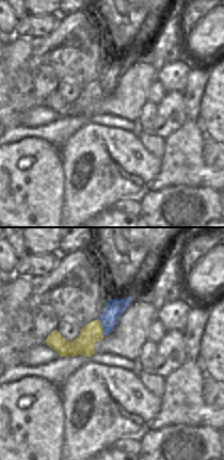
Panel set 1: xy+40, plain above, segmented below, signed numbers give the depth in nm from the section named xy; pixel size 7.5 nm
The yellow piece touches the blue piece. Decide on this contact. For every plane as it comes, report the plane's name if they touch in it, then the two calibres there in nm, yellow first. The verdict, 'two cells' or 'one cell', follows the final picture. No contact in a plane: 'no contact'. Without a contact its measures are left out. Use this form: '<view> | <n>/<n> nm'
xy+40 | 160/140 nm

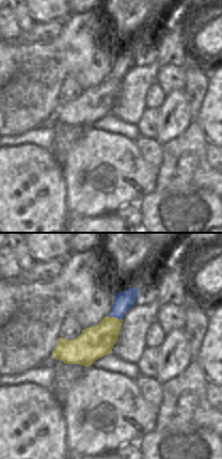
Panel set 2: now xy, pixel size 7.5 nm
xy | 240/140 nm

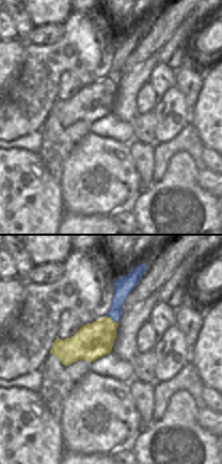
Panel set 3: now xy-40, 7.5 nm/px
xy-40 | 280/130 nm

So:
two cells

